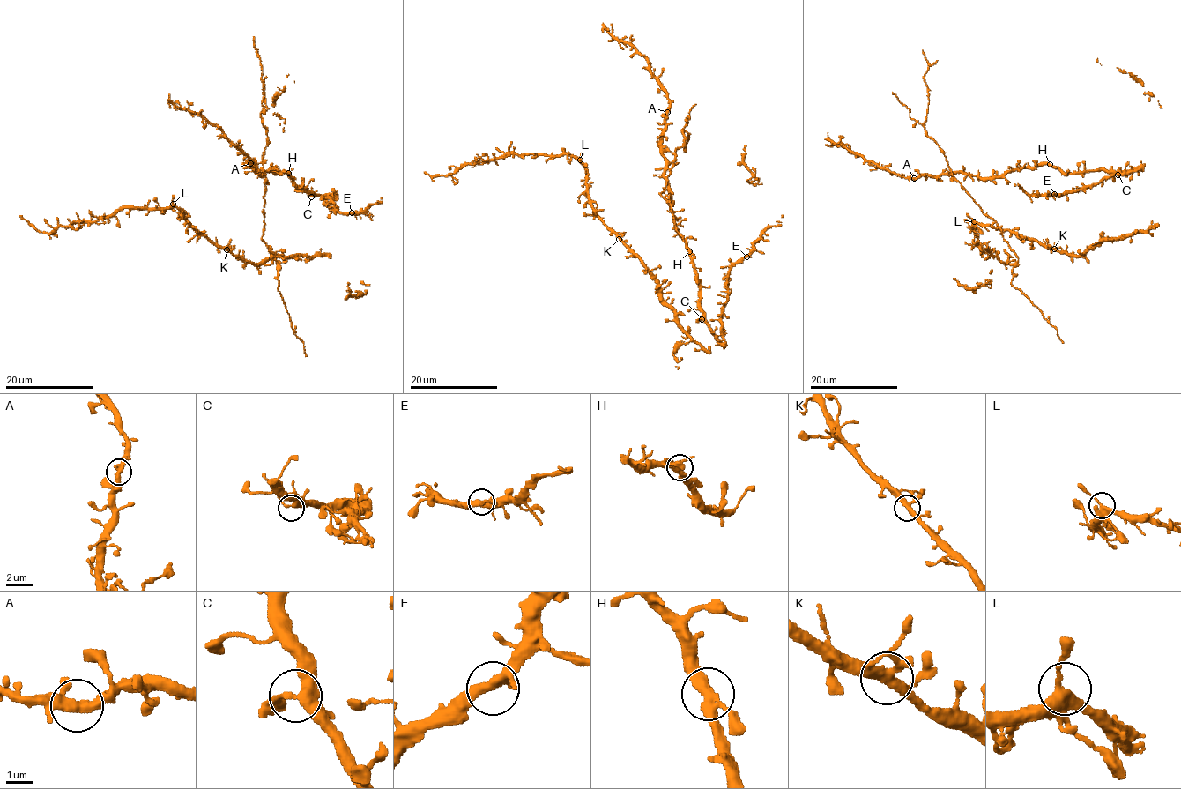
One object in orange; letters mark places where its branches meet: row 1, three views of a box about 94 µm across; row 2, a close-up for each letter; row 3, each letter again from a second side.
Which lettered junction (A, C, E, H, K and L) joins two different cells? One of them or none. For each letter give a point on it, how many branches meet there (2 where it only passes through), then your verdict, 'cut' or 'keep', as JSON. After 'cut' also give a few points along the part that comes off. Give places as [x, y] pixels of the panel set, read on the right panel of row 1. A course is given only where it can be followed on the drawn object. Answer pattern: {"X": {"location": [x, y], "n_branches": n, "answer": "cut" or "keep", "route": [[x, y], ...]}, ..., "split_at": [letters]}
{"A": {"location": [914, 178], "n_branches": 3, "answer": "keep"}, "C": {"location": [1117, 174], "n_branches": 3, "answer": "keep"}, "E": {"location": [1054, 194], "n_branches": 3, "answer": "keep"}, "H": {"location": [1050, 164], "n_branches": 3, "answer": "keep"}, "K": {"location": [1054, 249], "n_branches": 3, "answer": "keep"}, "L": {"location": [974, 221], "n_branches": 3, "answer": "keep"}, "split_at": []}

